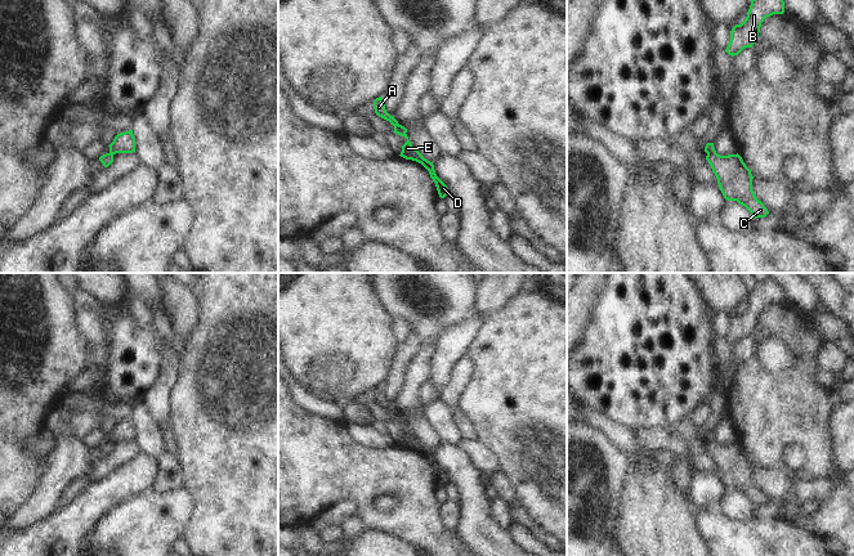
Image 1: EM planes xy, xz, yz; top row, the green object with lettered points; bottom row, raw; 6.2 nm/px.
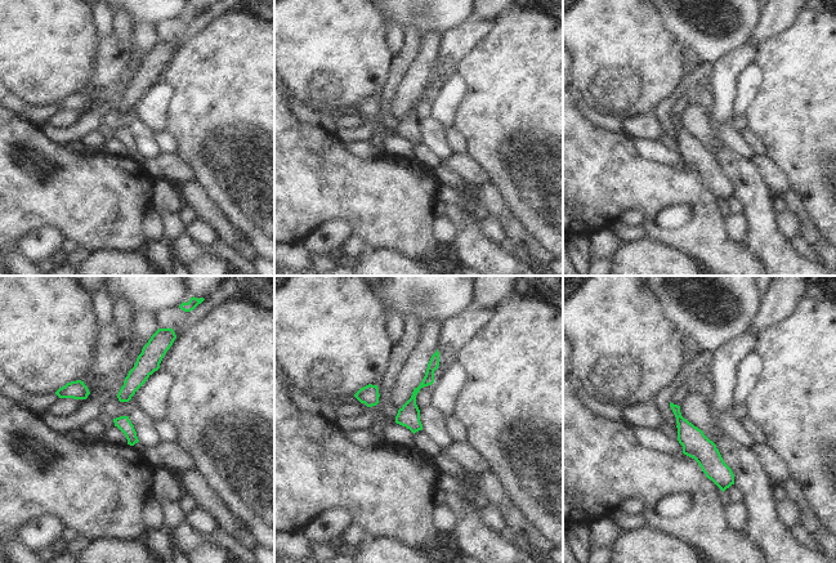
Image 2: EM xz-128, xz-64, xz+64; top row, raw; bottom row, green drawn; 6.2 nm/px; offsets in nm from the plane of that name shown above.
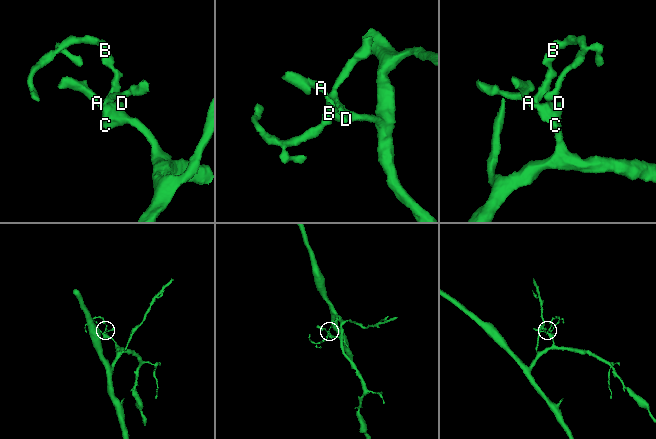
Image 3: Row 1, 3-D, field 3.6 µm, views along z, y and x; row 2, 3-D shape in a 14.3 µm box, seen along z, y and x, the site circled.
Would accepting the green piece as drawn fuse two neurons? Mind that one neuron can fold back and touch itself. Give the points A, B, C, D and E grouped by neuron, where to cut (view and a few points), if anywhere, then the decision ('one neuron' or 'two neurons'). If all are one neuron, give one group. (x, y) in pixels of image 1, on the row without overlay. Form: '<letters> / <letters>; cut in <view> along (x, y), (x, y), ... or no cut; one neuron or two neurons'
A C D E / B; cut in yz along (715, 440), (707, 443); two neurons

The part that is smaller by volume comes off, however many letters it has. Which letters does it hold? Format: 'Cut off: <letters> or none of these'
Cut off: B

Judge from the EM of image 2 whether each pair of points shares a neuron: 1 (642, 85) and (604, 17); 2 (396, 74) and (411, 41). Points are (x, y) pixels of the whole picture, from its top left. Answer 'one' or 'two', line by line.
1: one
2: one

